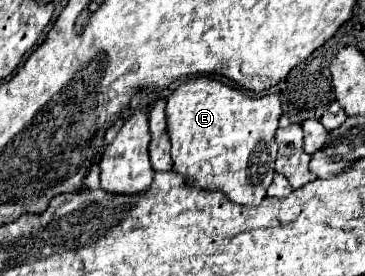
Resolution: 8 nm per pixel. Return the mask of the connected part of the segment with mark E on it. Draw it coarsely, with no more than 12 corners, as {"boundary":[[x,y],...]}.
{"boundary":[[209,77],[167,97],[173,171],[259,205],[277,93]]}

